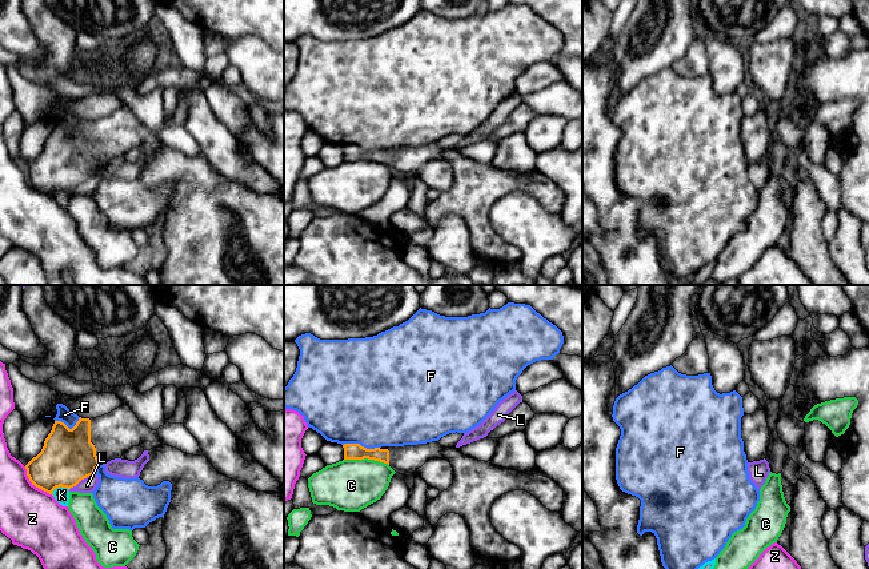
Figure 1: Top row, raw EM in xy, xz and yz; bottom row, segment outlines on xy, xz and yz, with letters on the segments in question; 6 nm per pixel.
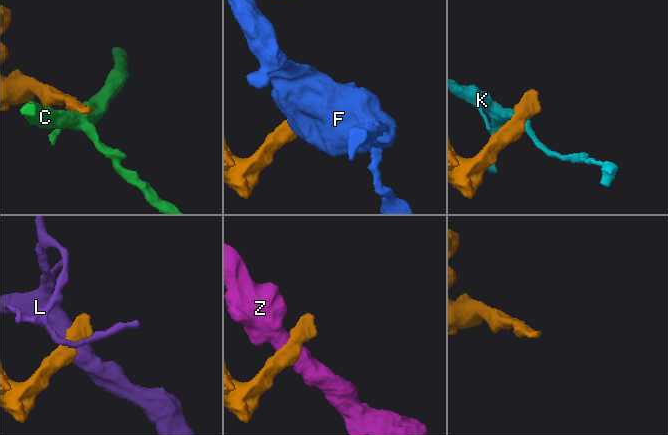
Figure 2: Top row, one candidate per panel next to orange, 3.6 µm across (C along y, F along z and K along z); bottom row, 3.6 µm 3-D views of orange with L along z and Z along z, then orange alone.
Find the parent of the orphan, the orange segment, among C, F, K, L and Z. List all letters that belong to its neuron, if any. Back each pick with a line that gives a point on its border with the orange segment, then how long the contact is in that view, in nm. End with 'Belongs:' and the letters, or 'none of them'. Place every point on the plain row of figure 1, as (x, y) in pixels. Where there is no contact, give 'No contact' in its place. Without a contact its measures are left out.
Belongs: none of them

